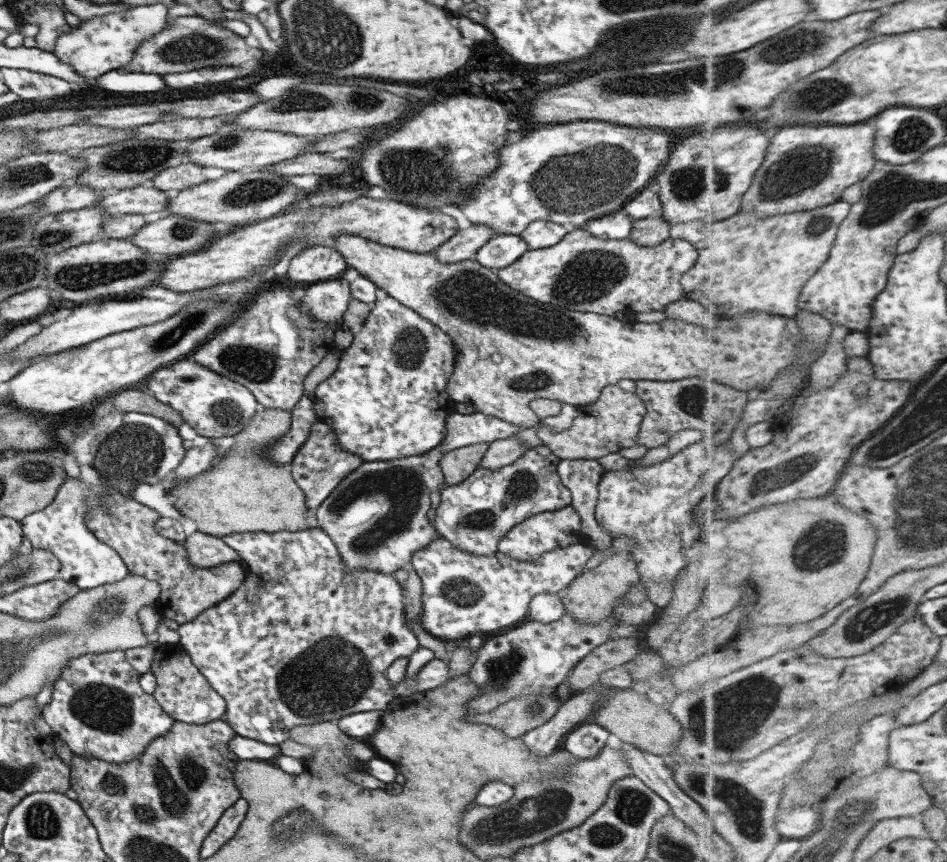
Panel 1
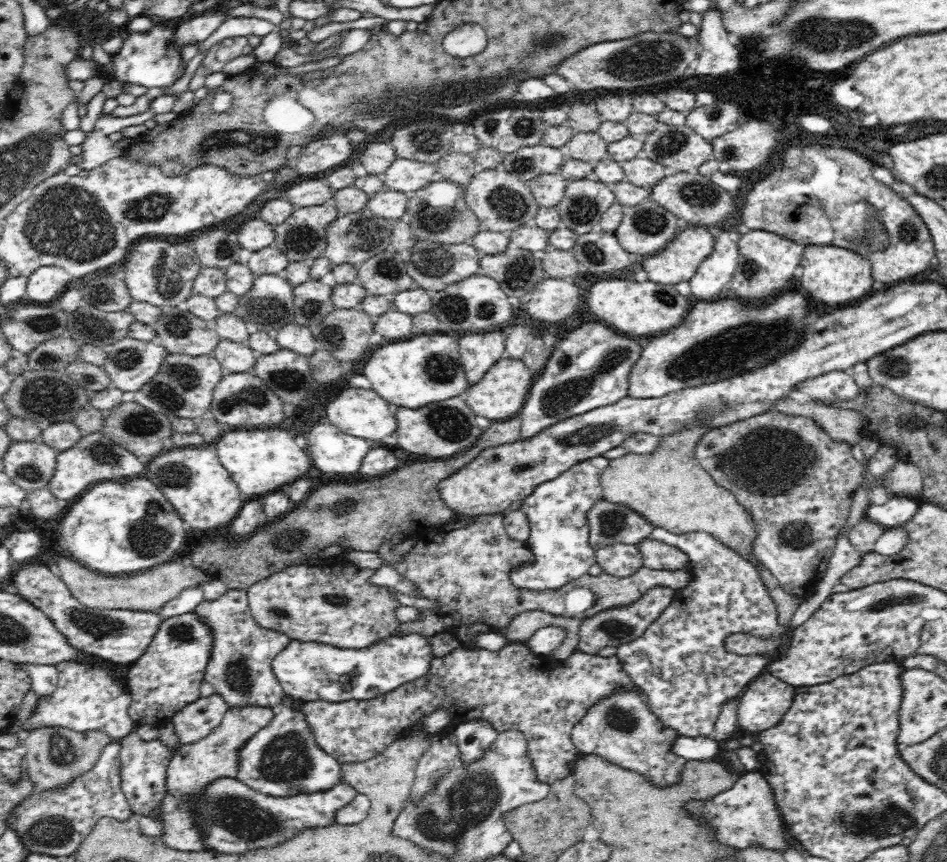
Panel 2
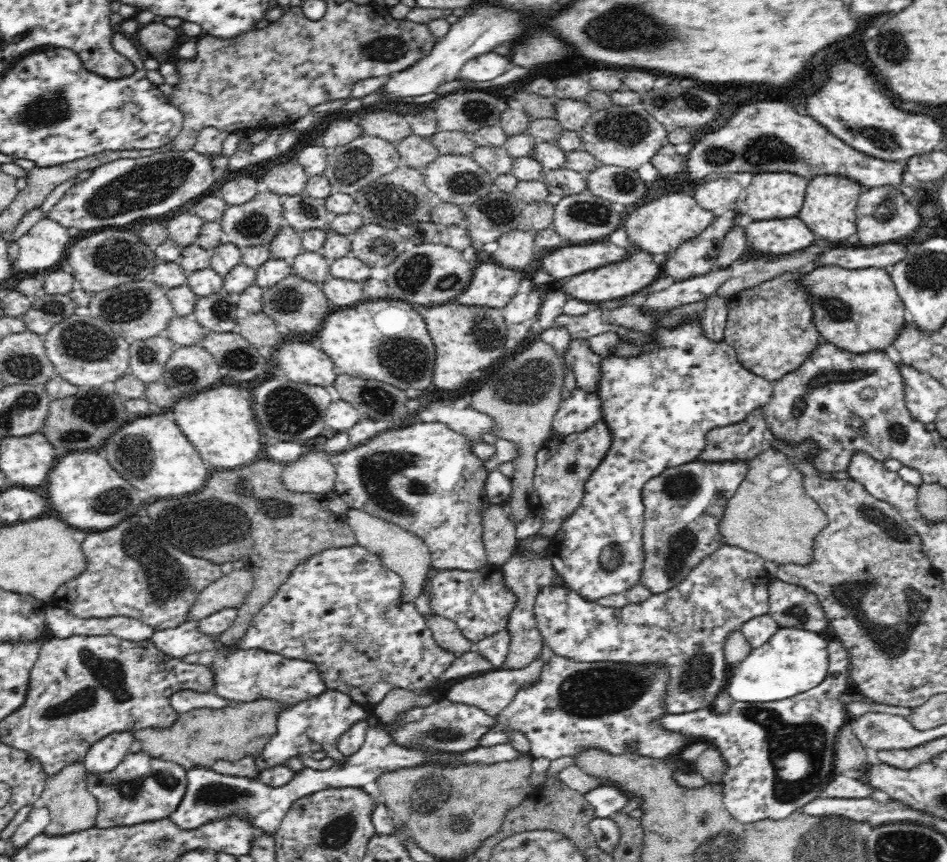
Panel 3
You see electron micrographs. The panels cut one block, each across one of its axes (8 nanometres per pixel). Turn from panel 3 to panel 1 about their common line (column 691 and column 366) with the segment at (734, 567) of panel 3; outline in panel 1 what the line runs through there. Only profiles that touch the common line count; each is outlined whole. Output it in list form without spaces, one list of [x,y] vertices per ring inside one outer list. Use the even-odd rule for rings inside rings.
[[[309,527],[295,532],[241,532],[225,535],[219,539],[239,555],[240,564],[247,572],[243,587],[237,588],[233,595],[213,604],[211,608],[205,608],[193,620],[180,624],[176,631],[179,634],[178,644],[189,655],[191,663],[205,677],[209,686],[226,702],[223,721],[233,732],[266,745],[278,745],[289,739],[289,731],[297,726],[337,722],[342,716],[356,712],[383,711],[393,697],[384,670],[401,657],[409,658],[420,647],[410,627],[405,624],[403,590],[392,574],[373,572],[373,570],[345,572],[345,564],[341,562],[333,541],[318,527]]]

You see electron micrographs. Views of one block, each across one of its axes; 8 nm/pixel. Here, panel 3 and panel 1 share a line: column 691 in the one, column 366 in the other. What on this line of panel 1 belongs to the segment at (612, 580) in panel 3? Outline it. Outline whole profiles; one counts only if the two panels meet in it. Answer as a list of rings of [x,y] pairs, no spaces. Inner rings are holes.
[[[361,275],[349,282],[350,298],[371,304],[370,311],[351,344],[343,350],[335,372],[308,393],[317,419],[328,424],[337,436],[337,447],[365,463],[430,452],[445,436],[445,416],[455,413],[455,405],[445,391],[457,354],[451,337],[391,296],[376,301],[375,289],[375,284]]]

